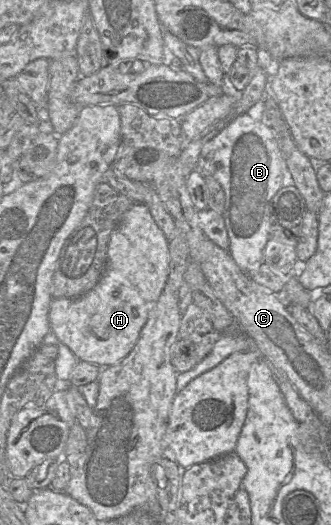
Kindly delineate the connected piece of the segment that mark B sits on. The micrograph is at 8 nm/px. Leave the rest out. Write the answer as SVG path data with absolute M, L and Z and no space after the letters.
M247 113L240 114L203 145L195 170L204 176L214 177L222 186L225 192L223 218L230 242L229 254L242 271L255 273L264 262L264 249L271 238L270 201L288 180L292 180L275 133L266 121L256 121Z

